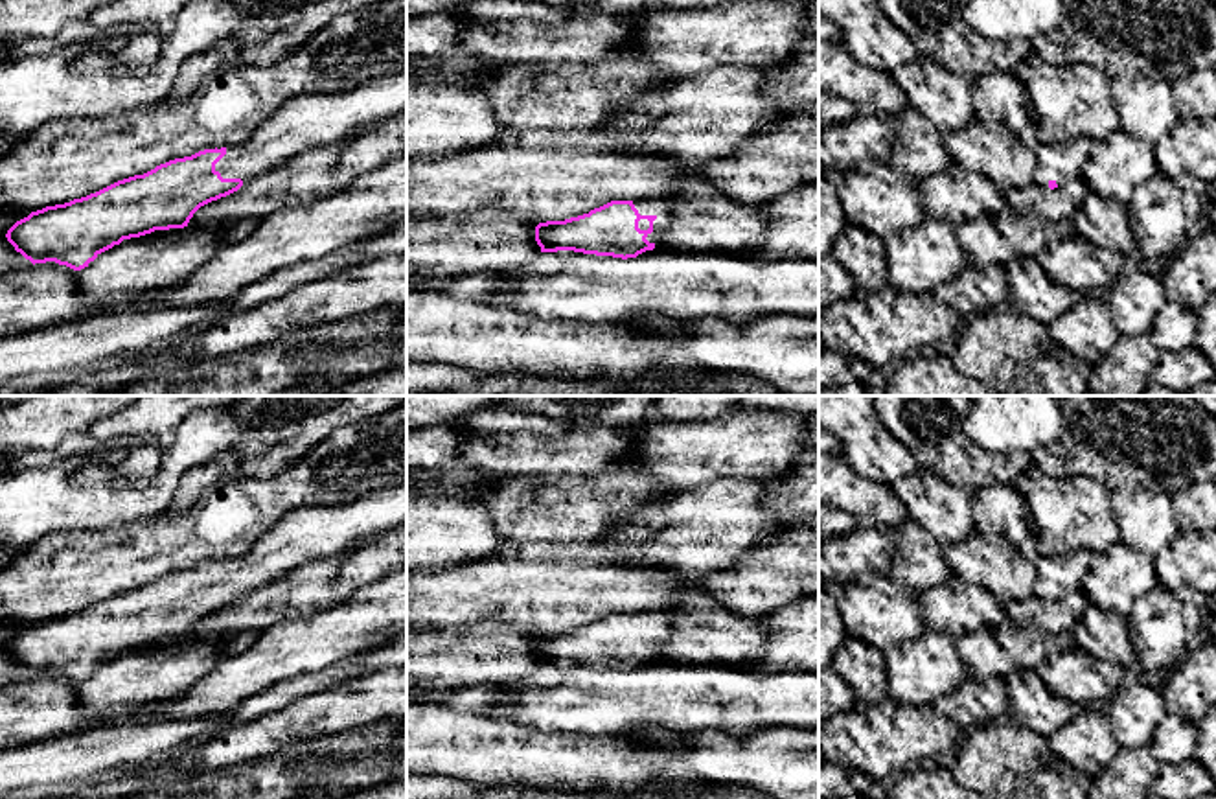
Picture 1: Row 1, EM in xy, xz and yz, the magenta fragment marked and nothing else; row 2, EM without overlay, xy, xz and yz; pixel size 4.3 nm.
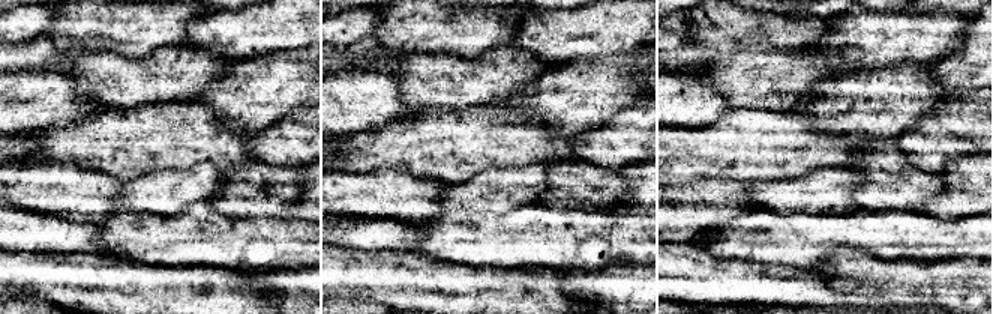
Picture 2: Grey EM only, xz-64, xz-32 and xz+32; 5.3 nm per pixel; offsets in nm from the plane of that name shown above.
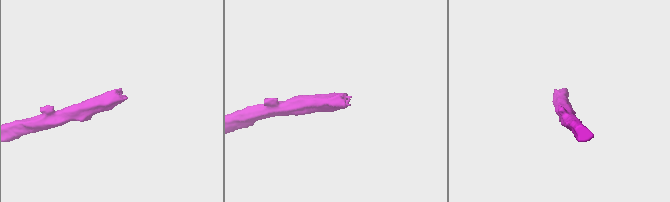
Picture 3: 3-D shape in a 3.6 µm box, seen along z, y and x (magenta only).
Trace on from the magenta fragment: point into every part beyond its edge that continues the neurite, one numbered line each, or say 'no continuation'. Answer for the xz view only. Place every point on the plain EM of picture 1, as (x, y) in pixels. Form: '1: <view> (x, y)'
1: xz (663, 621)

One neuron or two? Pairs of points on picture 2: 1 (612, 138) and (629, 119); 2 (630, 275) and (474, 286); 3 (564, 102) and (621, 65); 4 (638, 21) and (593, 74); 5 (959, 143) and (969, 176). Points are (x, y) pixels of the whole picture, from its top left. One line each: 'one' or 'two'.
1: one
2: two
3: one
4: two
5: two

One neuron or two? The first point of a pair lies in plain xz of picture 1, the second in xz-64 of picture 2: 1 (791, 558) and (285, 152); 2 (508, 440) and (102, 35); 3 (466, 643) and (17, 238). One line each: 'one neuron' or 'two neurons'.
1: one neuron
2: one neuron
3: two neurons

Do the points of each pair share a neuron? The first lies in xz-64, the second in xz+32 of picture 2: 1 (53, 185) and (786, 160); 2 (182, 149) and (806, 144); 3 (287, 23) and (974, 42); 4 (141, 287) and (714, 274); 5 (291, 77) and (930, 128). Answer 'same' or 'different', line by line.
1: different
2: same
3: different
4: same
5: different

